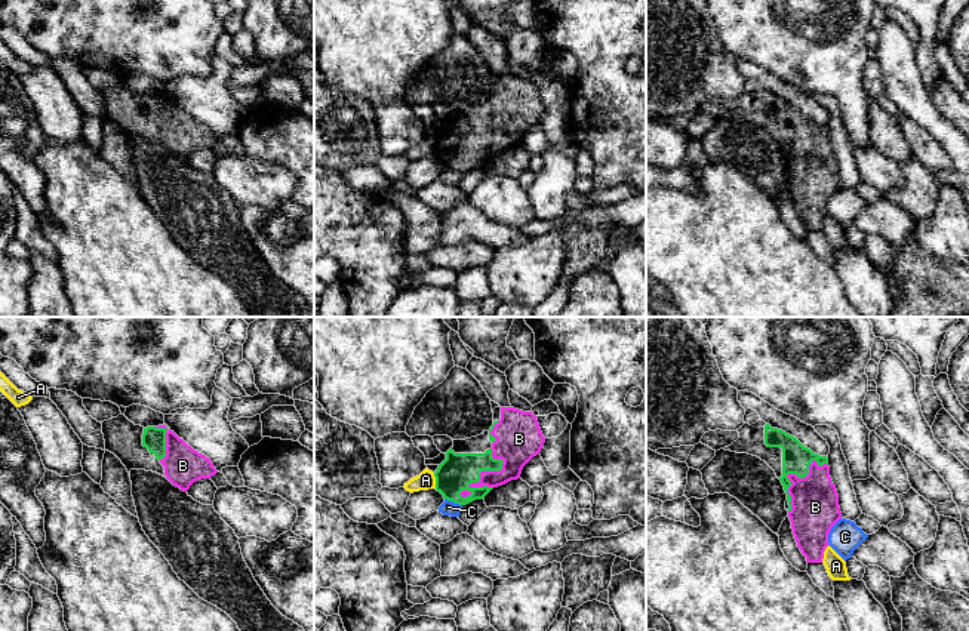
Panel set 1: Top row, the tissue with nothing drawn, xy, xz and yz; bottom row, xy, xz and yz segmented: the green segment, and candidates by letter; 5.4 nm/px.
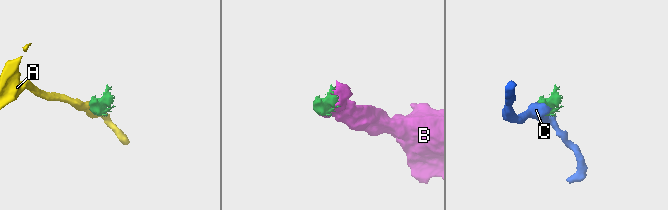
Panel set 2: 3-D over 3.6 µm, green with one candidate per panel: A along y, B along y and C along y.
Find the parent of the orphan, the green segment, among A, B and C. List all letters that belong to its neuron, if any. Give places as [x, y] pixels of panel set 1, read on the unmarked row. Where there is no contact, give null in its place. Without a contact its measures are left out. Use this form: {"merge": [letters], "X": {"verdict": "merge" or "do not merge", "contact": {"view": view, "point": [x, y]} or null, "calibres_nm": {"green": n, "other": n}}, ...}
{"merge": ["B"], "A": {"verdict": "do not merge", "contact": {"view": "xz", "point": [436, 148]}, "calibres_nm": {"green": 190, "other": 100}}, "B": {"verdict": "merge", "contact": {"view": "xz", "point": [488, 138]}, "calibres_nm": {"green": 190, "other": 240}}, "C": {"verdict": "do not merge", "contact": {"view": "xz", "point": [454, 169]}, "calibres_nm": {"green": 190, "other": 80}}}

